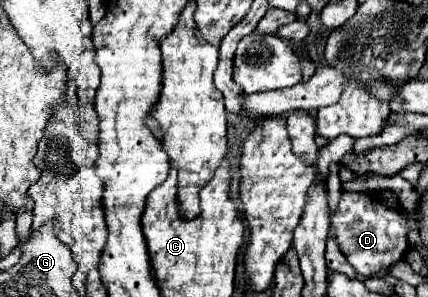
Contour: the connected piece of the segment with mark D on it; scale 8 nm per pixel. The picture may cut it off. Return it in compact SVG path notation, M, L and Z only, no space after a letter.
M343 192L339 210L331 218L331 224L337 230L337 244L339 244L341 252L347 256L349 264L365 278L377 270L389 268L391 264L403 260L403 256L409 248L407 214L403 210L383 208L381 202L371 194Z

